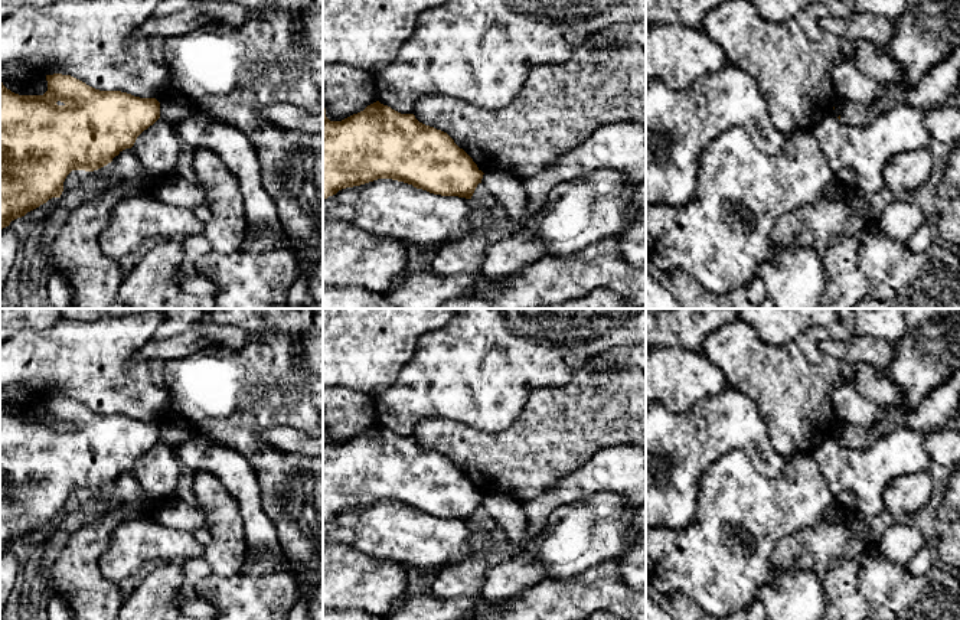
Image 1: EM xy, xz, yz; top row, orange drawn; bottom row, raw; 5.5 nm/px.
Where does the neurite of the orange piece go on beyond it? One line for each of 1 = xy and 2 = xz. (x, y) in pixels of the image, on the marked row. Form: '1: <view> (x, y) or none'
1: none
2: none

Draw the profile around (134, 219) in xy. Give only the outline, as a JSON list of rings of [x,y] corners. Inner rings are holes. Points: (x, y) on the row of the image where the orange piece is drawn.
[[[154,195],[121,199],[99,236],[99,247],[112,260],[137,251],[146,239],[185,239],[203,232],[193,209],[167,205]]]

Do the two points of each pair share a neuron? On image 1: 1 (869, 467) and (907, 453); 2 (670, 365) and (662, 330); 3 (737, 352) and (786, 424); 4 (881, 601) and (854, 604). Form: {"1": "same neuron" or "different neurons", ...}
{"1": "same neuron", "2": "different neurons", "3": "same neuron", "4": "different neurons"}

